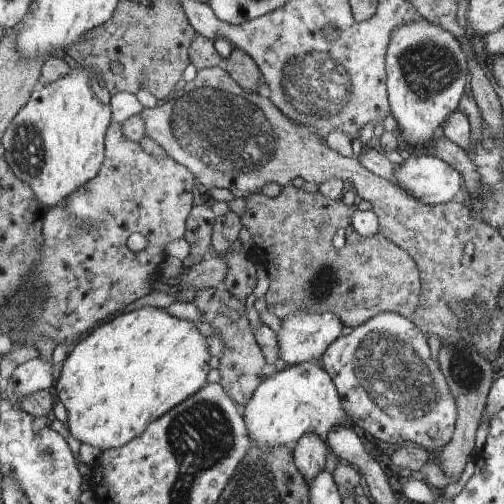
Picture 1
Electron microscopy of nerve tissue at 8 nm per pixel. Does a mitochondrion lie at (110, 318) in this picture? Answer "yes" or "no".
no

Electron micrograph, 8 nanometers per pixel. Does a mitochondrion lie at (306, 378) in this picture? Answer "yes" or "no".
no

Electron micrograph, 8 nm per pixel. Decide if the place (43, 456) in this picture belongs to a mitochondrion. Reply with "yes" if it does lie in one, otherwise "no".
yes

